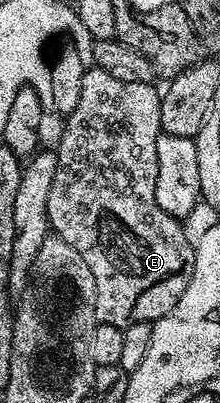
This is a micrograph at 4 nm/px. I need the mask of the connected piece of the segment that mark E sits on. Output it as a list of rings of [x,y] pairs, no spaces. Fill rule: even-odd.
[[[97,66],[87,67],[84,78],[80,82],[80,102],[76,102],[76,110],[72,110],[70,115],[65,117],[64,124],[66,129],[62,132],[62,137],[58,140],[56,151],[58,161],[56,162],[56,178],[52,178],[52,191],[48,193],[48,218],[53,235],[64,238],[64,242],[68,242],[68,246],[72,246],[72,250],[76,250],[80,254],[80,258],[84,258],[84,262],[88,262],[88,270],[92,270],[92,278],[96,282],[96,318],[99,324],[107,324],[108,326],[116,326],[117,328],[127,328],[133,324],[149,324],[167,316],[176,306],[176,302],[180,302],[180,294],[184,294],[184,290],[188,290],[188,282],[192,278],[192,270],[194,269],[194,249],[195,245],[188,242],[188,238],[182,229],[182,220],[179,217],[168,214],[164,210],[160,210],[160,202],[156,202],[156,174],[158,173],[158,159],[156,158],[156,142],[159,136],[163,135],[162,123],[160,122],[160,102],[162,101],[159,89],[154,89],[153,83],[144,82],[122,82],[117,78],[106,73],[104,69]]]

